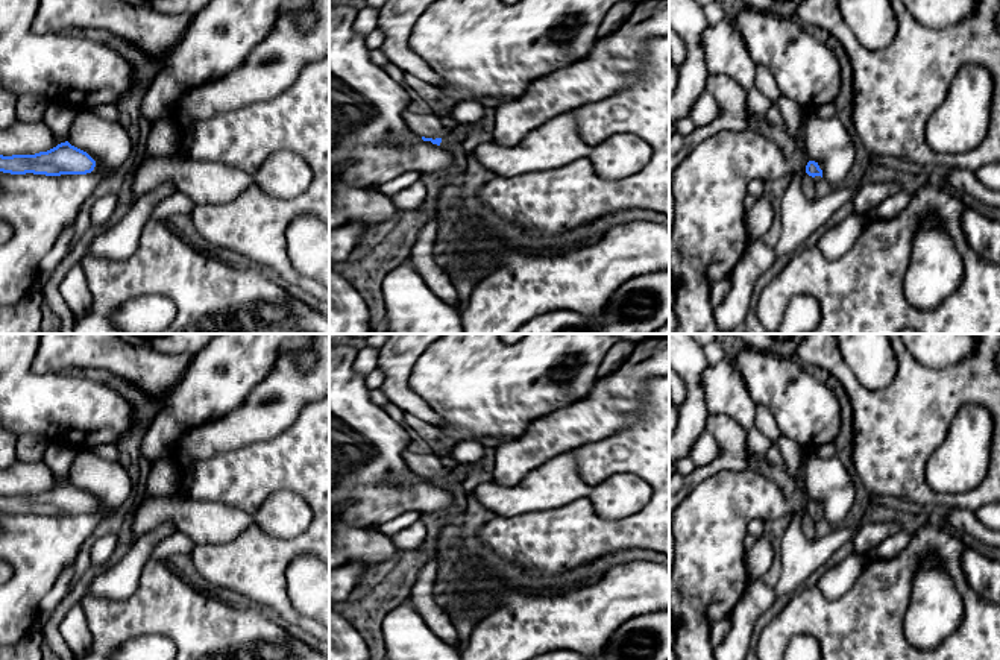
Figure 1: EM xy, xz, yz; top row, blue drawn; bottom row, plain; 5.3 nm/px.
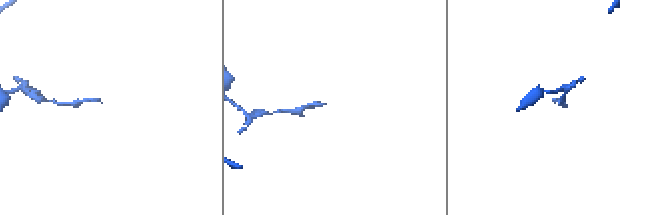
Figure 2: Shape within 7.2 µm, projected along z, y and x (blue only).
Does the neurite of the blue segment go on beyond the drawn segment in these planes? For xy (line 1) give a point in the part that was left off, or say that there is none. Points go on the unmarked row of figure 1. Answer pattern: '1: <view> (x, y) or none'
1: none

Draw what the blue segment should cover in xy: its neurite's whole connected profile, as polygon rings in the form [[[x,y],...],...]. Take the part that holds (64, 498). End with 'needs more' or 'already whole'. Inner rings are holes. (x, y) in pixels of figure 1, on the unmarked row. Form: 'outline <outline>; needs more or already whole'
outline [[[68,481],[35,495],[0,495],[0,511],[11,514],[86,514],[96,507],[96,501]]]; already whole

